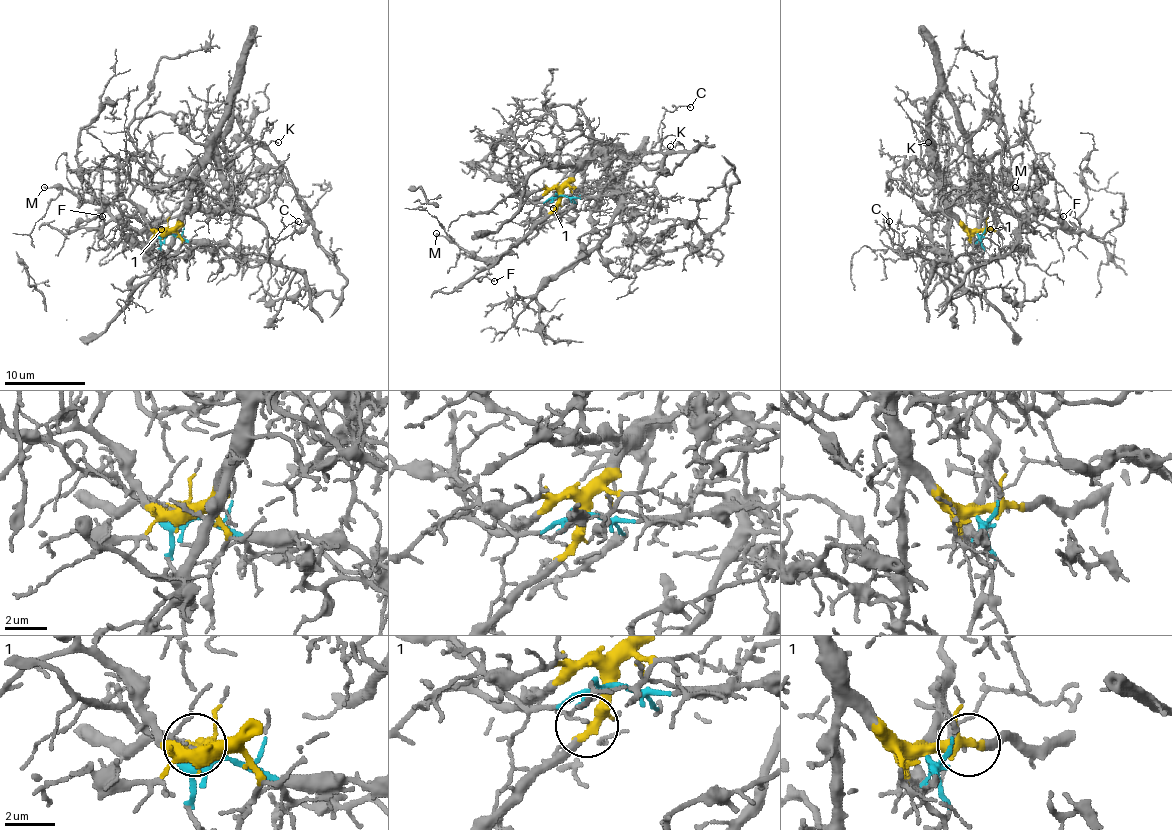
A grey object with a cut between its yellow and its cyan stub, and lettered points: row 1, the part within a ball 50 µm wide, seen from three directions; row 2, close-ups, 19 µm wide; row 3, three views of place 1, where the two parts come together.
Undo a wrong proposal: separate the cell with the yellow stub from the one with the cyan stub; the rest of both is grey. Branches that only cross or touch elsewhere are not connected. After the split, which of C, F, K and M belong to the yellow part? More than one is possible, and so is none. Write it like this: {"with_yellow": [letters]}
{"with_yellow": ["F", "K", "M"]}

